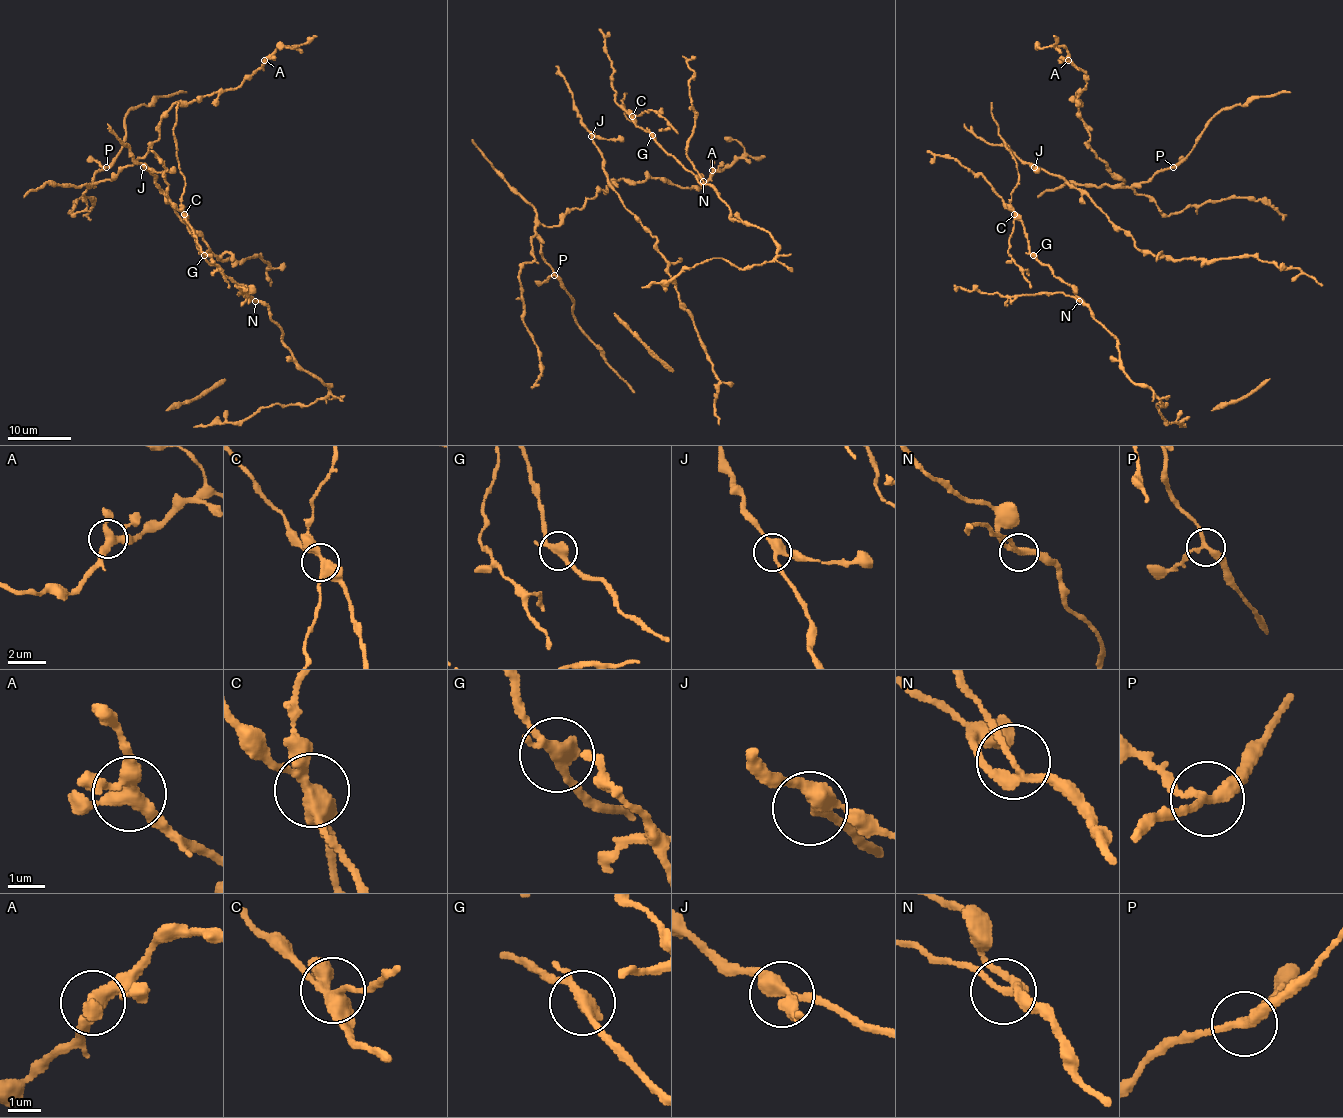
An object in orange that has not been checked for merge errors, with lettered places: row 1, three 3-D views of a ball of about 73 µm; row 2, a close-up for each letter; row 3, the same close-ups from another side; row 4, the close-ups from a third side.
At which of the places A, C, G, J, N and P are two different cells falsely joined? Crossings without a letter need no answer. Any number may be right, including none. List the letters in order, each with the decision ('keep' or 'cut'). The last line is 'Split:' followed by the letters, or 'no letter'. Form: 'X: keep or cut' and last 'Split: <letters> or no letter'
A: keep
C: cut
G: keep
J: keep
N: cut
P: keep
Split: C, N

